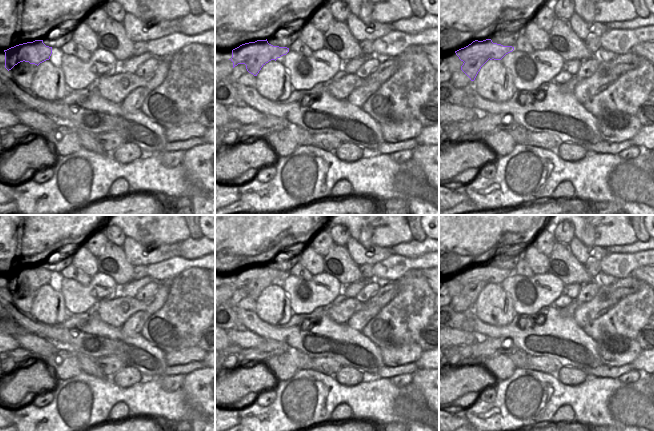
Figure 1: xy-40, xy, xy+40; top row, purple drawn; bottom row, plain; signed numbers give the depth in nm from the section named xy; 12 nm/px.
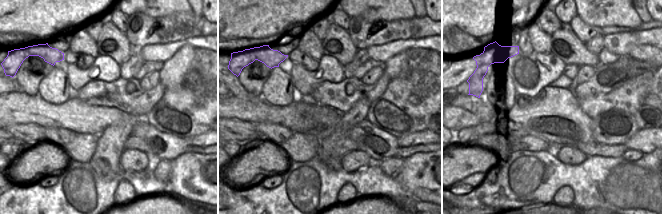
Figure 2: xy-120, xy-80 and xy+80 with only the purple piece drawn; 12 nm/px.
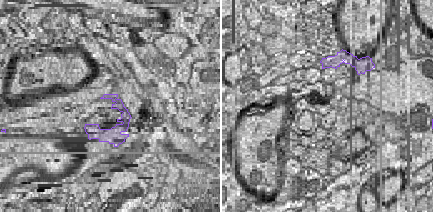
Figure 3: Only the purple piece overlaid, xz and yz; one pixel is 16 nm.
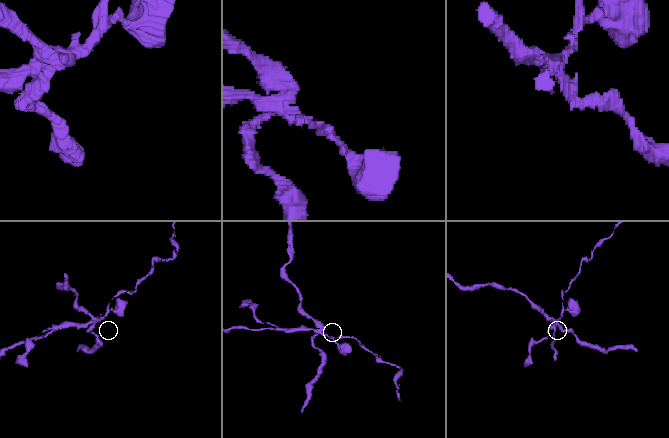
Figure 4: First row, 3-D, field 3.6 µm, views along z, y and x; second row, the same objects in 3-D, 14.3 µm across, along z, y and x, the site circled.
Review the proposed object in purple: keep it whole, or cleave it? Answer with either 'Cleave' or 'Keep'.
Cleave.

